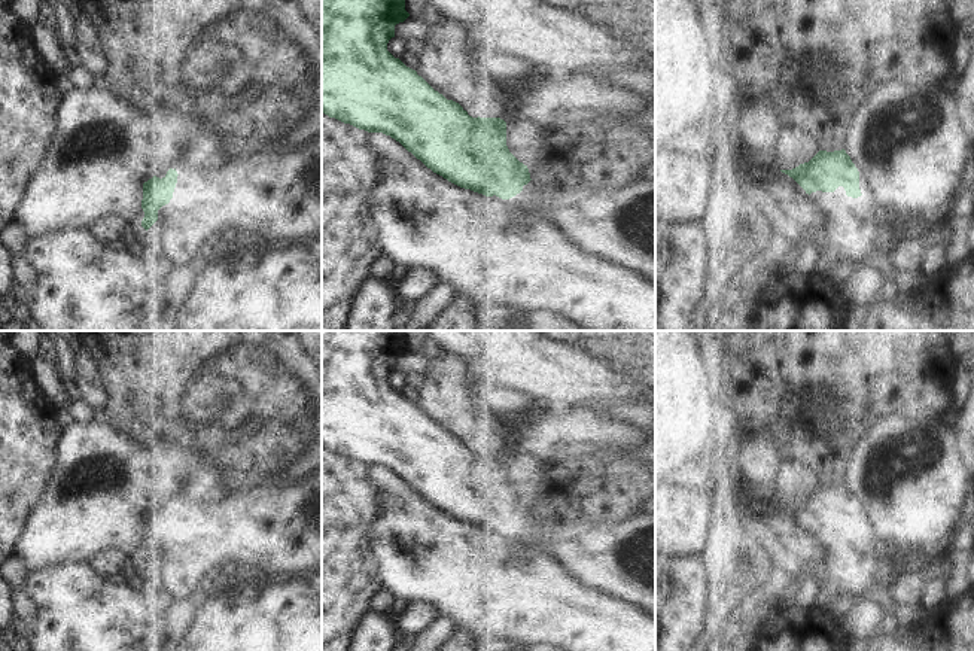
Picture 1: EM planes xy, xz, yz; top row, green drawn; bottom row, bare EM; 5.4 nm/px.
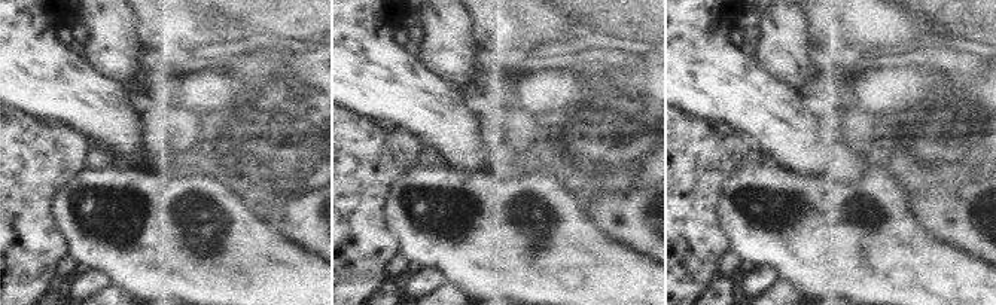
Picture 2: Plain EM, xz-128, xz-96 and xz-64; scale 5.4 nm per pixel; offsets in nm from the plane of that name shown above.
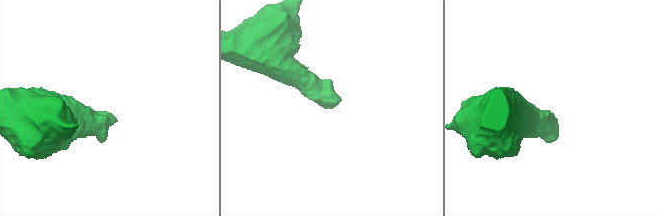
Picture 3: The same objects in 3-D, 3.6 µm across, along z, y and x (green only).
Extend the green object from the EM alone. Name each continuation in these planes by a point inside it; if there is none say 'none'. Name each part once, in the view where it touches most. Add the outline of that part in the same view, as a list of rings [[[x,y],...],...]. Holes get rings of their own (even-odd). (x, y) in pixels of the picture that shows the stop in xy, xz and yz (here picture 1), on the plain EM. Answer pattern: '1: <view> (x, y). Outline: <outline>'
1: xy (277, 531). Outline: [[[322,469],[286,490],[264,489],[231,495],[213,505],[191,502],[179,506],[173,532],[158,544],[158,554],[143,575],[182,615],[201,600],[200,585],[206,574],[229,560],[249,562],[265,575],[322,572]]]

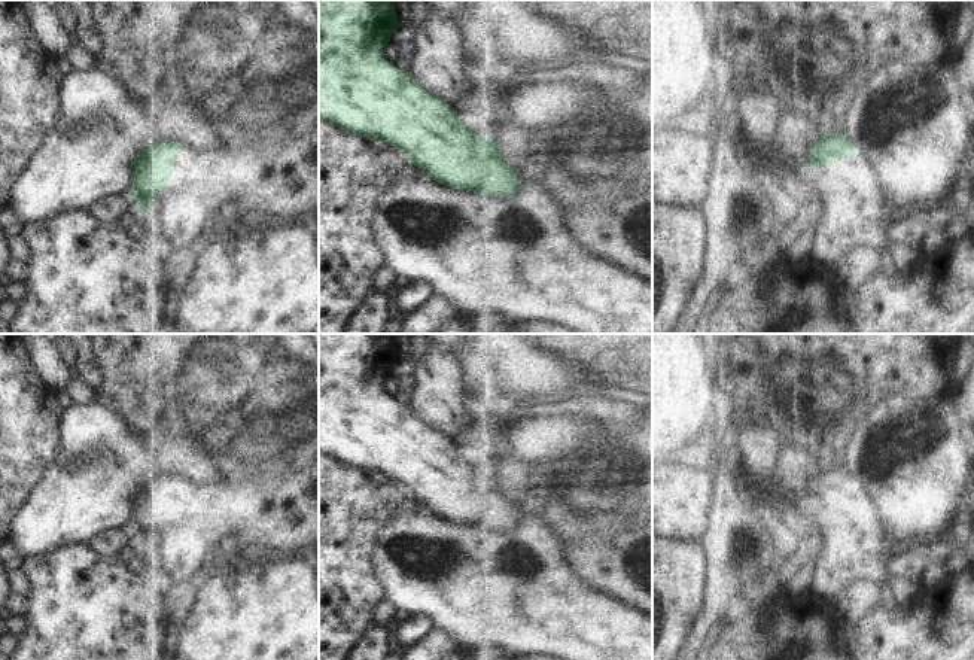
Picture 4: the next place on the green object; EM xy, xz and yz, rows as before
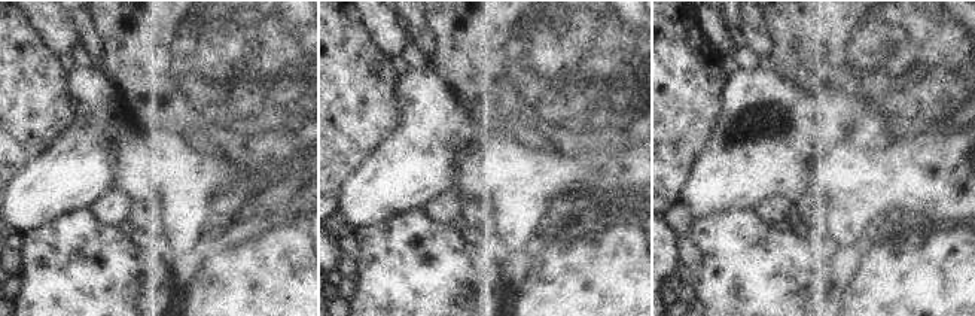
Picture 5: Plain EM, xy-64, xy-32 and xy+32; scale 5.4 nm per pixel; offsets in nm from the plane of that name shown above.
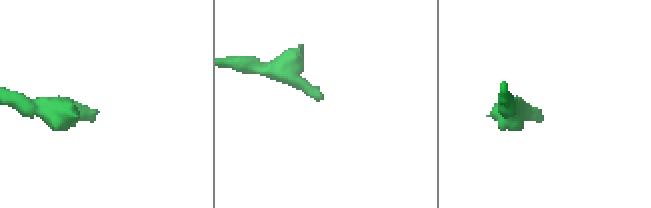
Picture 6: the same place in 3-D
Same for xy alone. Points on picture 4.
1: xy (273, 511). Outline: [[[319,462],[292,477],[255,475],[246,480],[219,483],[192,483],[174,493],[165,523],[158,527],[144,548],[147,566],[165,578],[182,599],[203,580],[201,566],[206,554],[225,538],[237,536],[241,542],[255,542],[267,551],[271,548],[302,548],[307,554],[319,548]]]

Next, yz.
1: yz (851, 556). Outline: [[[858,490],[843,492],[830,502],[809,504],[809,511],[818,526],[818,542],[806,551],[801,568],[810,588],[831,599],[850,593],[901,591],[903,587],[892,577],[895,560],[889,556],[882,536],[879,515],[873,507],[859,501]]]

